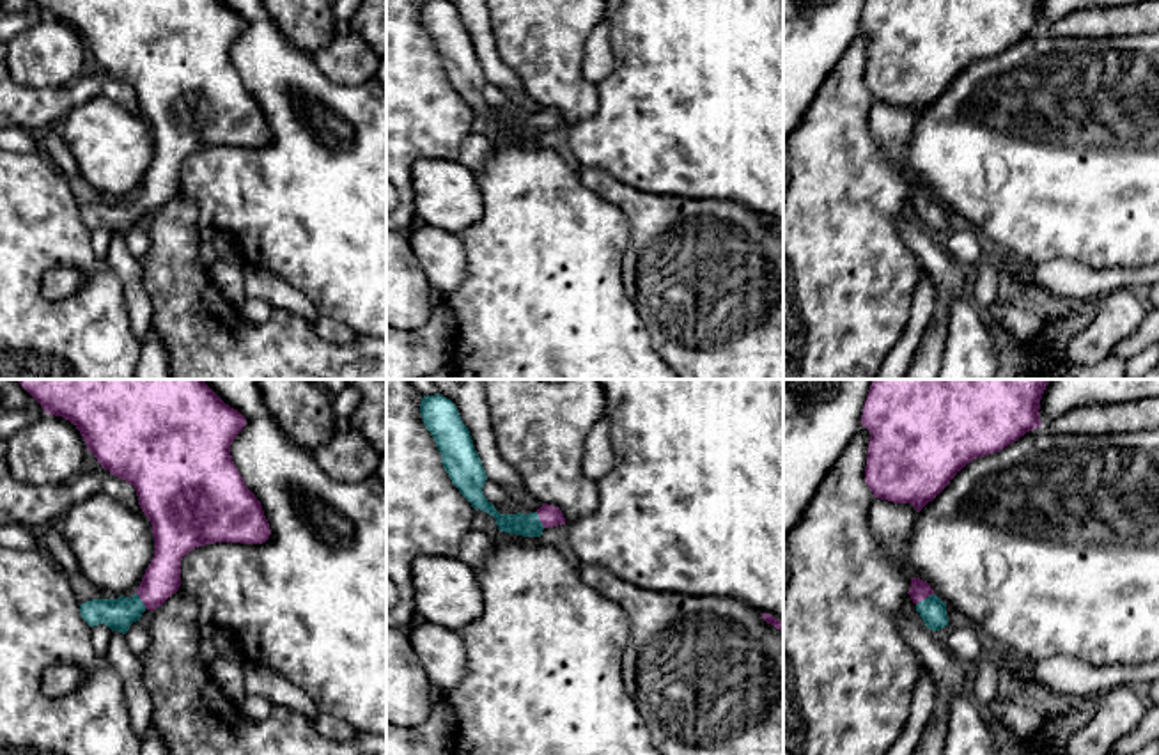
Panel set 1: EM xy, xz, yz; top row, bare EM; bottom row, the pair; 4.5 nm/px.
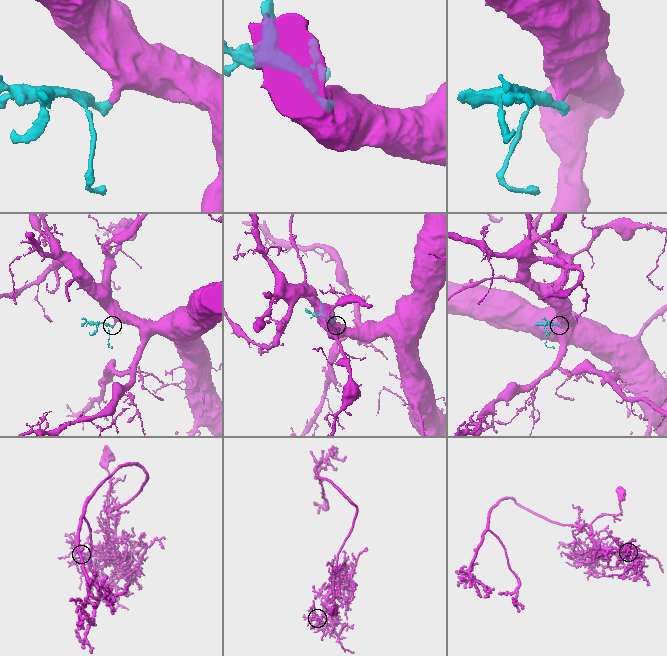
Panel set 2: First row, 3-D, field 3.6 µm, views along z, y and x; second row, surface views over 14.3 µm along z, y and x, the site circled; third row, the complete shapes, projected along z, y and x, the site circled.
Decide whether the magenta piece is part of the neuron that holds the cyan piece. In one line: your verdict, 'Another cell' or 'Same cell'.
Same cell

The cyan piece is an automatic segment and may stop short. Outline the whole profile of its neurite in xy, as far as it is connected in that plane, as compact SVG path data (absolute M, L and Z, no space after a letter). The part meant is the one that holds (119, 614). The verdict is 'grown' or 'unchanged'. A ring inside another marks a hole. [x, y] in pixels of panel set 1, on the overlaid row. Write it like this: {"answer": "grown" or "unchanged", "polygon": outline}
{"answer": "grown", "polygon": "M16 379L44 409L76 425L87 450L112 475L136 489L138 505L152 525L154 557L136 594L119 599L92 599L80 604L82 619L90 626L105 624L126 634L145 610L154 611L181 587L181 560L191 549L214 542L262 544L271 530L261 502L239 475L230 445L246 425L246 418L225 404L204 379Z"}

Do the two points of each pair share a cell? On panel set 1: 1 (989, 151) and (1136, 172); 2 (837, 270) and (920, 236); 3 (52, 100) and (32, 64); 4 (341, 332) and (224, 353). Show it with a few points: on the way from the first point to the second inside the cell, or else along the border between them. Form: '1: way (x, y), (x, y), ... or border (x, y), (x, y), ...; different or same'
1: way (1026, 151), (1069, 151), (1081, 163), (1099, 163); same
2: border (901, 215), (899, 234), (922, 264); different
3: border (84, 71), (64, 85), (23, 87), (18, 84); different
4: border (311, 323), (332, 342), (350, 342), (358, 335); different

